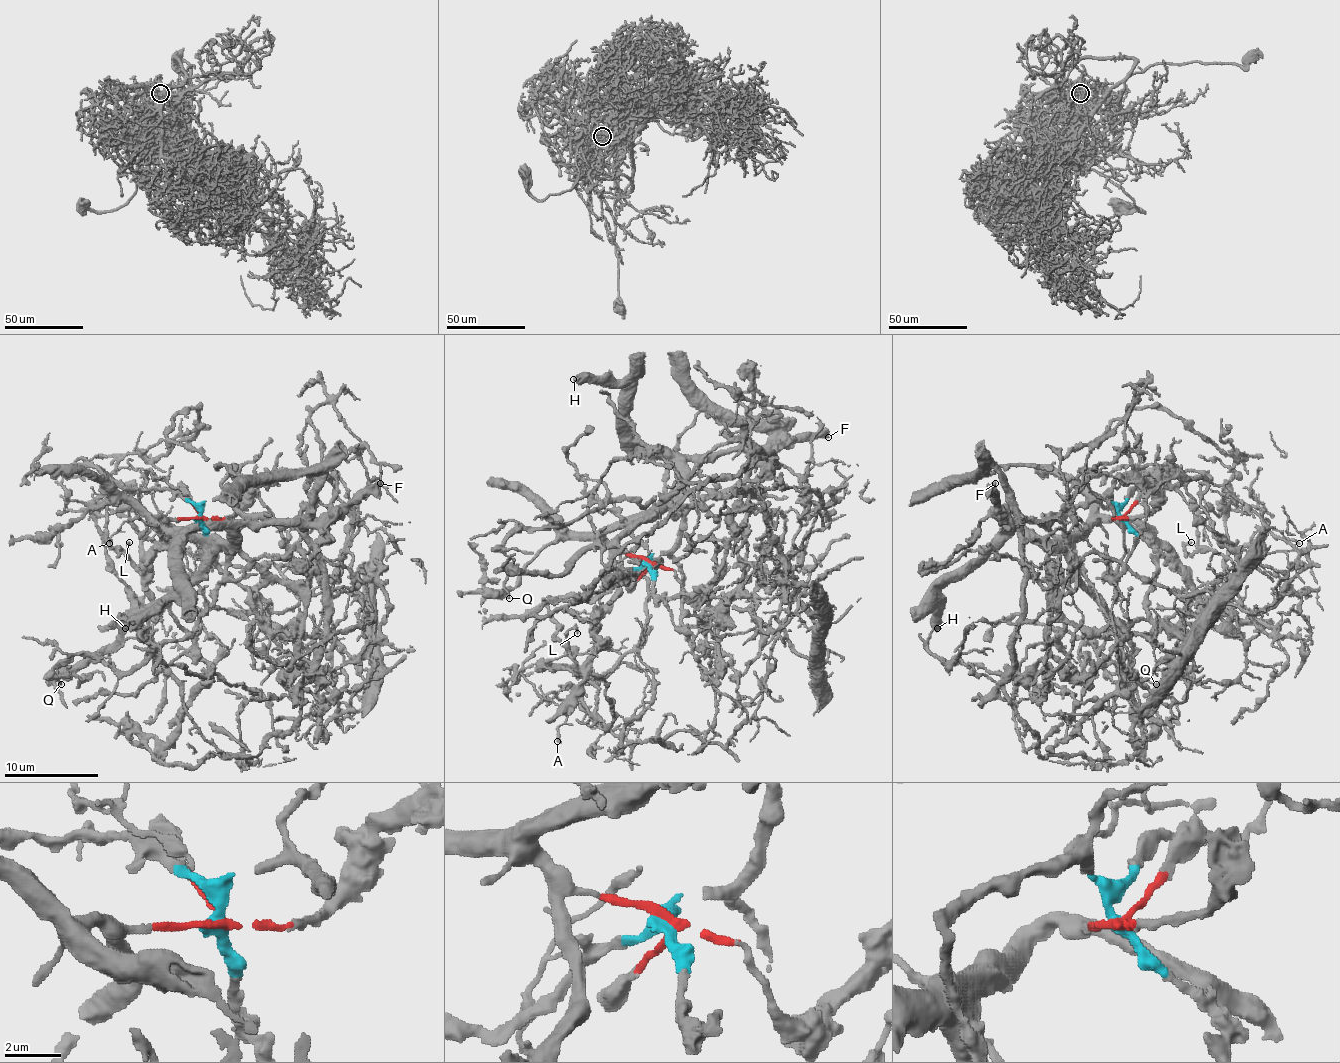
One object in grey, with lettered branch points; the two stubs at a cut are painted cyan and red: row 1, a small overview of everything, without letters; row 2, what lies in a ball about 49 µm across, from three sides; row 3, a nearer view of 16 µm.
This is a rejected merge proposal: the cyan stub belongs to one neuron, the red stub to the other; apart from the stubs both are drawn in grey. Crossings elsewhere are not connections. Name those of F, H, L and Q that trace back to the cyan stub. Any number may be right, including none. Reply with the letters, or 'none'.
L

